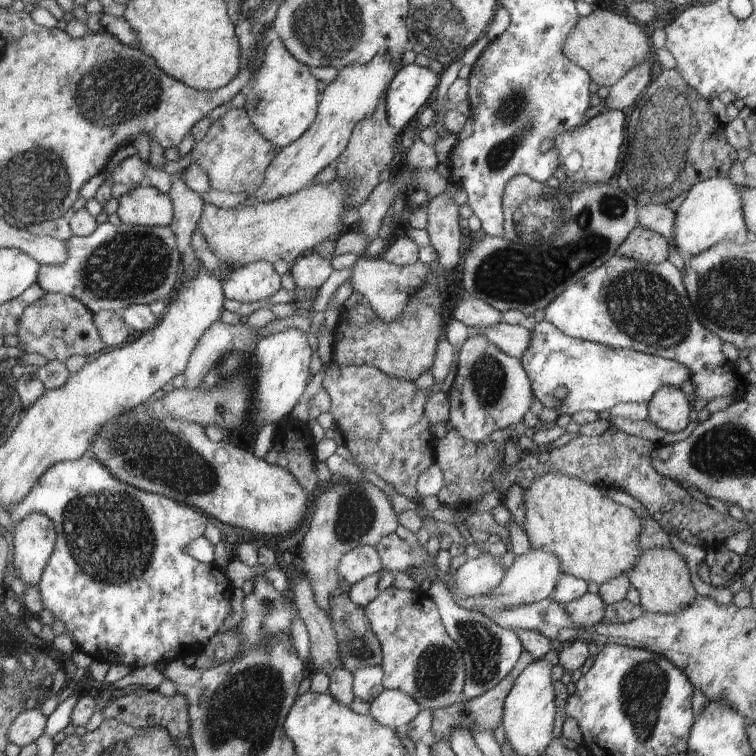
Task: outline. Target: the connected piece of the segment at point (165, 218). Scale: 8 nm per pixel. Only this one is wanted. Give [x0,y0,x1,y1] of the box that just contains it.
[117,183,173,227]

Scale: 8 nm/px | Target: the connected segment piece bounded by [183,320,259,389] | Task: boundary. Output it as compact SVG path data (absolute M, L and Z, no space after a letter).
M242 320L237 325L229 325L222 321L216 321L207 328L199 340L188 368L184 371L184 387L195 389L204 376L211 369L216 368L226 352L238 352L240 354L253 352L256 346L256 333L259 329L252 330Z

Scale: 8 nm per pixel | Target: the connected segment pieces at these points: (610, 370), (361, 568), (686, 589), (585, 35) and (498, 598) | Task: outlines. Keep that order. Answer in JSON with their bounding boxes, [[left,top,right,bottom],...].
[[520,320,691,416],[339,545,383,582],[626,547,697,614],[565,9,650,86],[487,548,564,607]]

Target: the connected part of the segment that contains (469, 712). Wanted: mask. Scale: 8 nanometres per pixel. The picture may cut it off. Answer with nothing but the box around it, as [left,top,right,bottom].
[427,651,535,741]

